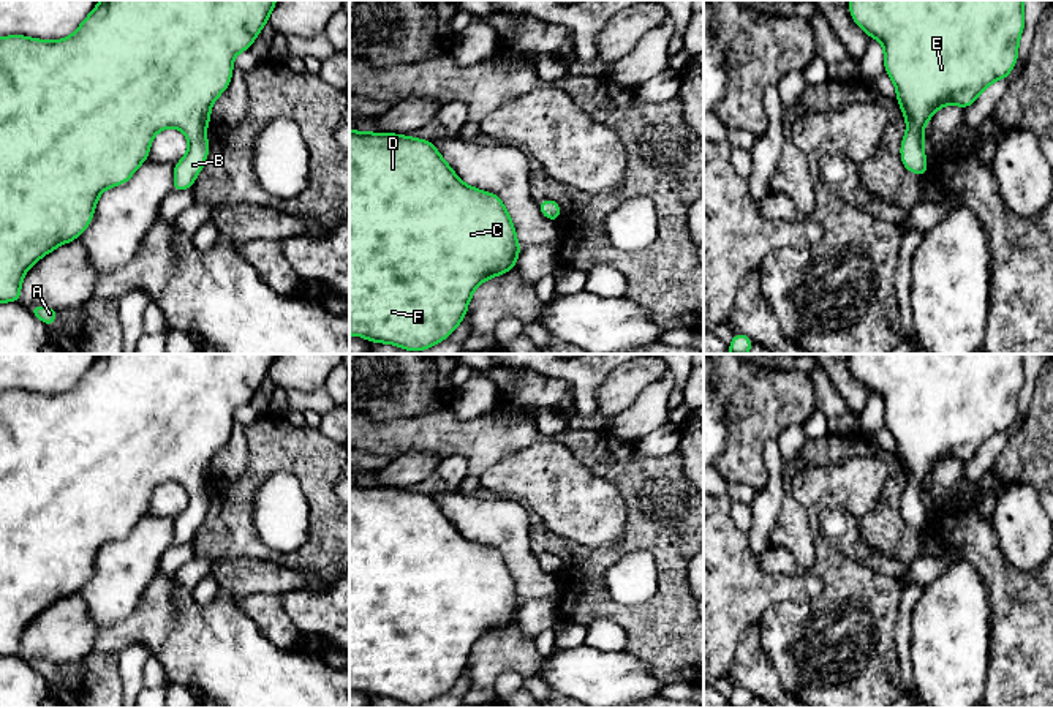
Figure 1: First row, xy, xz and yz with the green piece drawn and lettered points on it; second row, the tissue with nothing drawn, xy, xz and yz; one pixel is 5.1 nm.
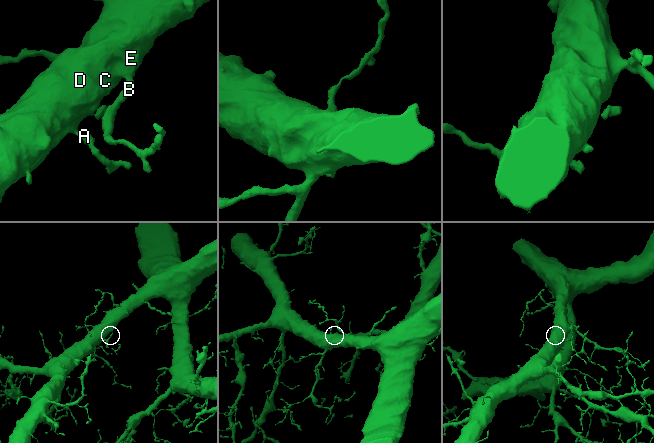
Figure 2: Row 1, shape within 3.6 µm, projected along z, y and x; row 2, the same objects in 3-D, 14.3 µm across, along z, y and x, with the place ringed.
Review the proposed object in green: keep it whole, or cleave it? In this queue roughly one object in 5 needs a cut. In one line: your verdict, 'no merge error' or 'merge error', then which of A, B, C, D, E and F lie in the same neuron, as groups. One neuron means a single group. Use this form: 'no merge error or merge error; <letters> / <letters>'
no merge error; A B C D E F

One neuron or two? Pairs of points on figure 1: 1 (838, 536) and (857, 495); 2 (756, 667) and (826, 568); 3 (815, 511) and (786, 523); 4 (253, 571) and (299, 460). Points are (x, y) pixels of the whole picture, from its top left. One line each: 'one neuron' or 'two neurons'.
1: two neurons
2: two neurons
3: two neurons
4: two neurons

